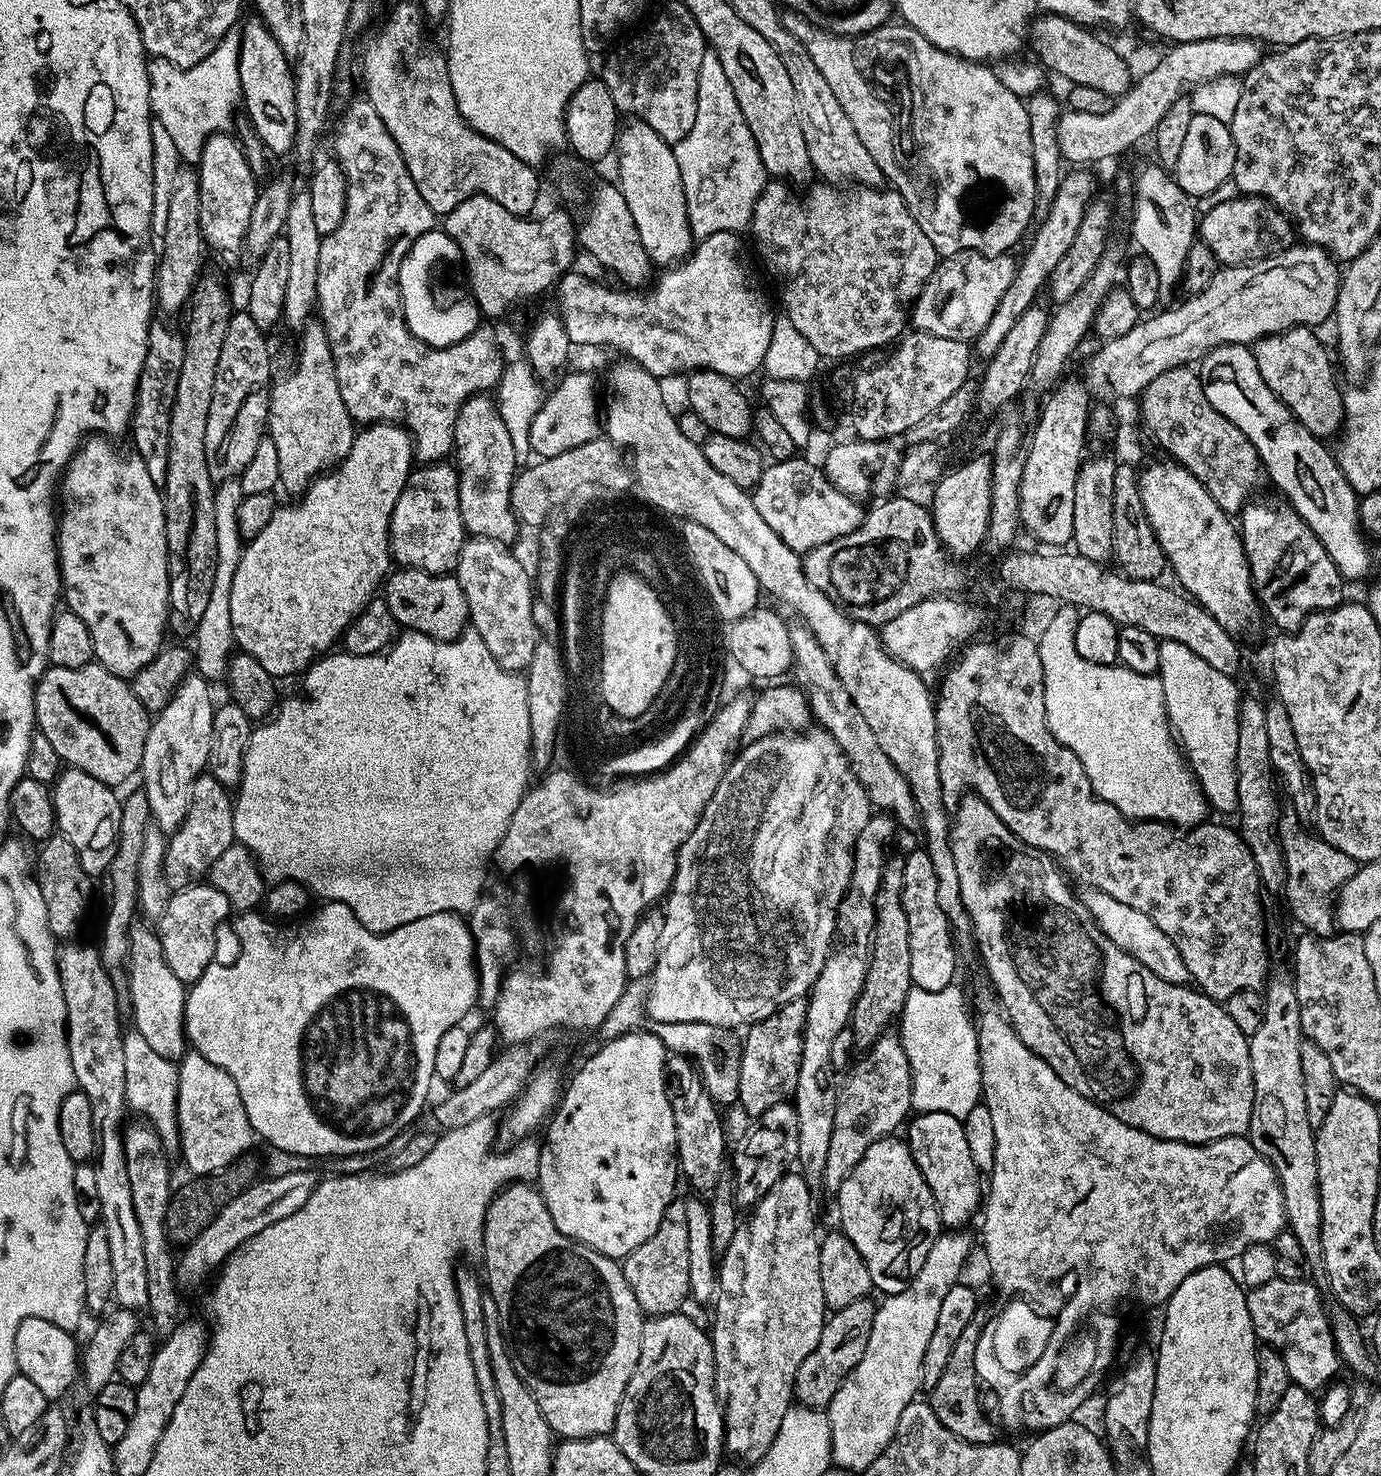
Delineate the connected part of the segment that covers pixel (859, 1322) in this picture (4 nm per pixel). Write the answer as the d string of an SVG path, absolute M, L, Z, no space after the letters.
M872 1298L858 1302L850 1302L850 1306L835 1309L825 1319L822 1338L818 1338L818 1346L810 1350L810 1354L798 1366L796 1375L795 1399L803 1407L813 1410L827 1409L828 1404L838 1394L838 1386L846 1382L848 1372L862 1362L862 1354L866 1354L866 1342L870 1342L870 1329L874 1327L874 1314L878 1304Z

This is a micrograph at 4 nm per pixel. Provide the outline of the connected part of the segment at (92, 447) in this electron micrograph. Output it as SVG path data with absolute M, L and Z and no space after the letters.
M93 434L80 445L72 455L72 460L64 469L58 485L58 523L56 526L56 551L60 553L60 582L62 585L62 600L67 611L78 614L82 622L86 622L86 630L90 630L90 642L94 642L92 651L95 663L105 668L110 674L131 678L149 664L165 647L164 632L168 628L168 547L166 546L166 514L164 513L164 498L161 485L150 478L146 470L146 462L135 450L123 452L115 448L109 437Z

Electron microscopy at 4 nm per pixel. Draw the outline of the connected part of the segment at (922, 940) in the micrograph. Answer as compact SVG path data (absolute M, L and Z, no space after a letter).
M923 847L916 848L904 856L902 868L902 910L906 910L906 922L910 926L910 978L915 987L922 990L946 990L957 979L956 976L956 944L951 924L938 903L938 877L934 874L934 862L930 862L930 854Z

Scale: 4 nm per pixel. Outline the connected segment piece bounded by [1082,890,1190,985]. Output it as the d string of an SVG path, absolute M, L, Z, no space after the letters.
M1091 890L1083 893L1082 901L1084 909L1092 915L1092 920L1102 930L1102 934L1106 934L1106 938L1110 938L1110 942L1114 942L1118 950L1130 954L1130 958L1138 958L1138 962L1142 962L1146 970L1154 970L1154 974L1158 974L1158 978L1166 982L1182 985L1189 983L1186 962L1178 946L1174 946L1172 939L1162 930L1158 930L1158 926L1154 926L1154 921L1146 918L1142 910L1134 910L1134 906L1126 906L1126 902L1118 902L1118 898L1110 898L1110 894Z

